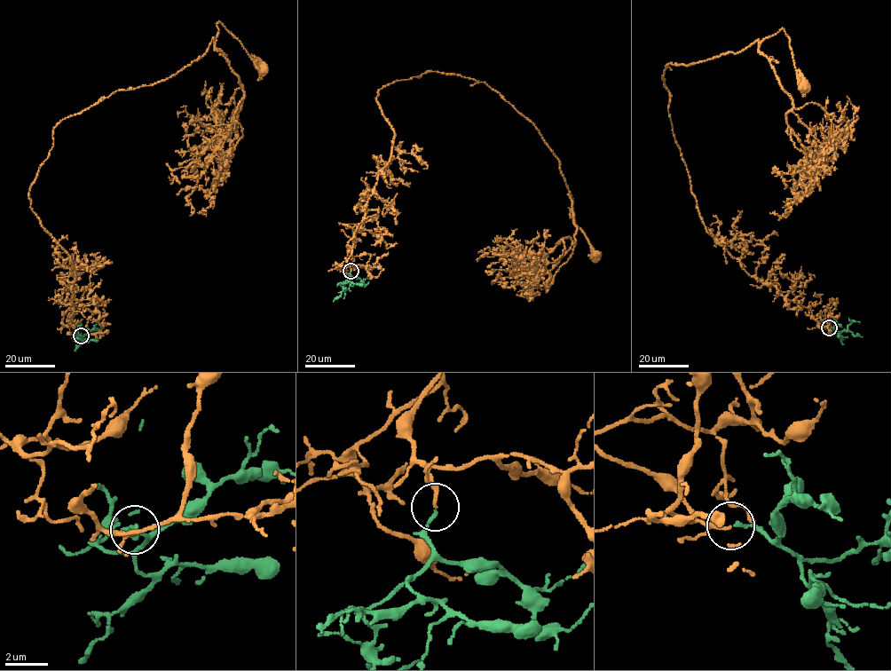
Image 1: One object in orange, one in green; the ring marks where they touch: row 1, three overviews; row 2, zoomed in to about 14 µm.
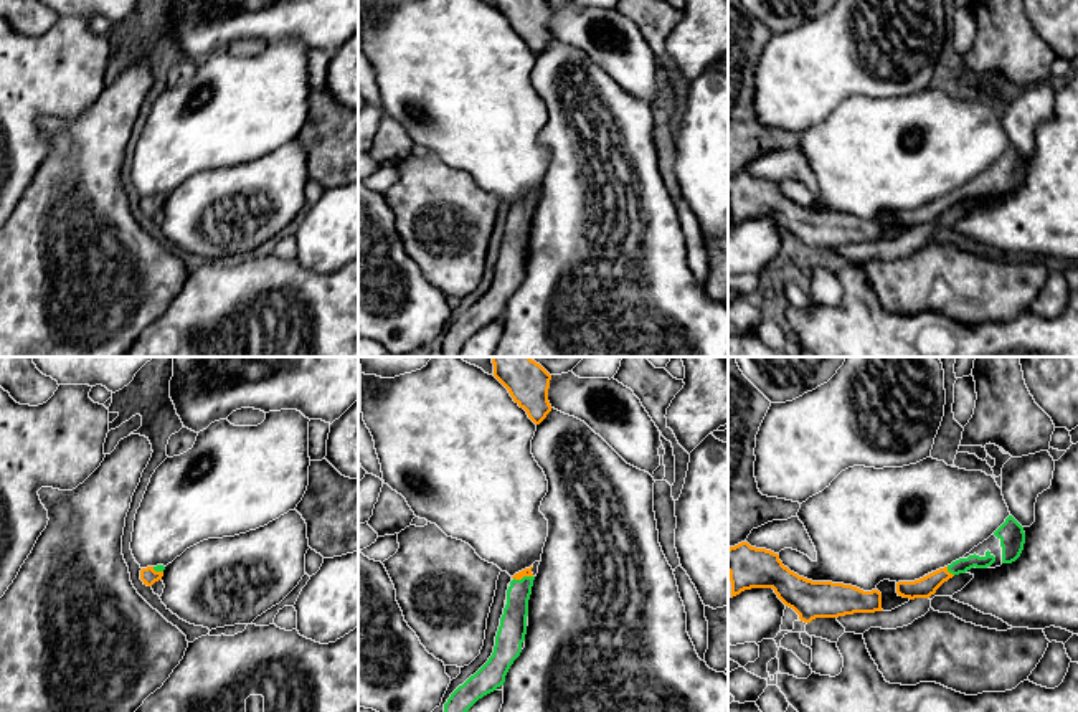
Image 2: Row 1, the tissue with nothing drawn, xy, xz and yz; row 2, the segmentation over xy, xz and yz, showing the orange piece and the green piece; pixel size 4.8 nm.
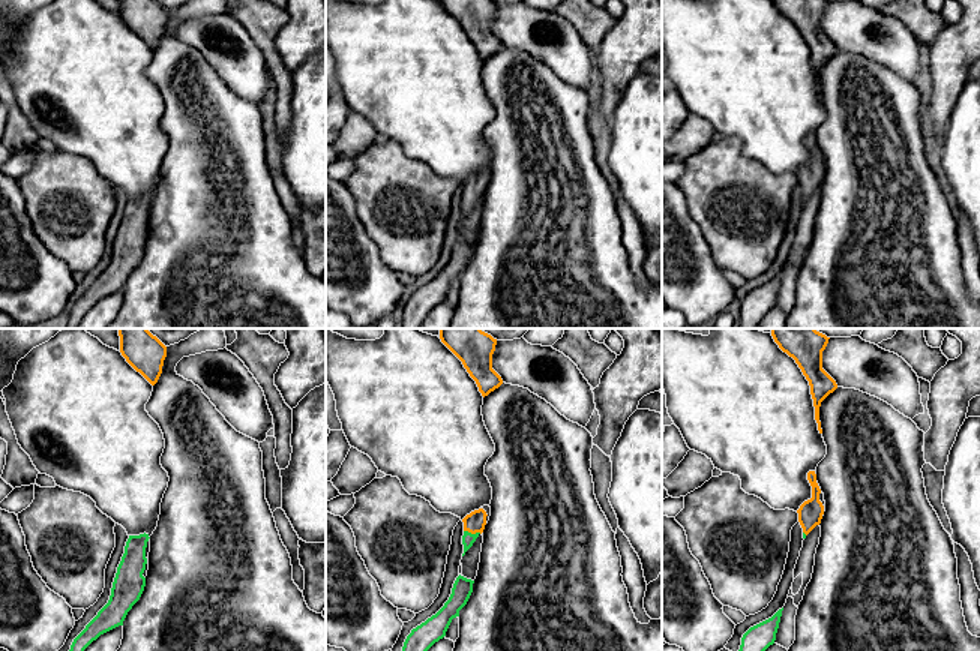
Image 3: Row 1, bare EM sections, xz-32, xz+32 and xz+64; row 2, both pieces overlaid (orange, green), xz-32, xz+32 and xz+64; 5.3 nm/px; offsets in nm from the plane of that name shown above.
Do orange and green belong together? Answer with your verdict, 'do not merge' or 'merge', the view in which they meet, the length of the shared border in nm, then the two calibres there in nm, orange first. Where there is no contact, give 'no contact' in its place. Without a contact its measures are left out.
merge; contact in yz; length 60 nm; calibres 100 and 70 nm

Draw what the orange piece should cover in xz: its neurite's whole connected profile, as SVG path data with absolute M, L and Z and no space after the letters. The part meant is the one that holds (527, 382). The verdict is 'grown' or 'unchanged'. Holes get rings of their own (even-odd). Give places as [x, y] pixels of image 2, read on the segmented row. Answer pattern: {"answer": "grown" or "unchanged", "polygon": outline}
{"answer": "unchanged", "polygon": "M490 357L494 377L508 390L528 418L540 425L551 411L548 388L551 375L530 357Z"}

